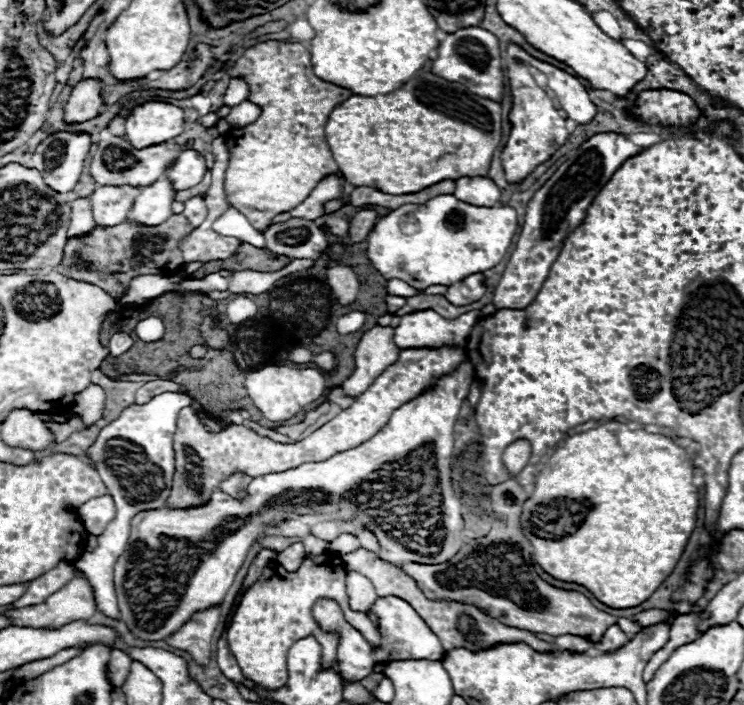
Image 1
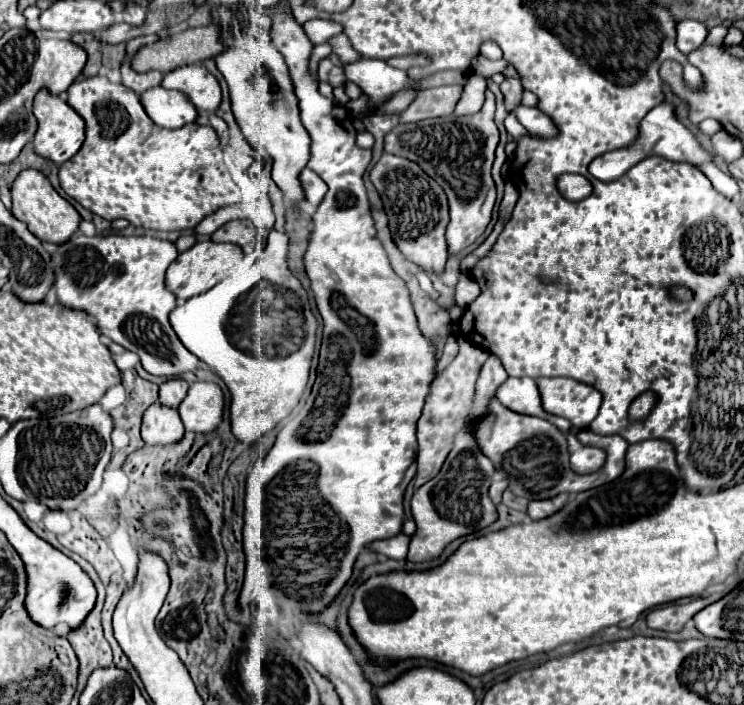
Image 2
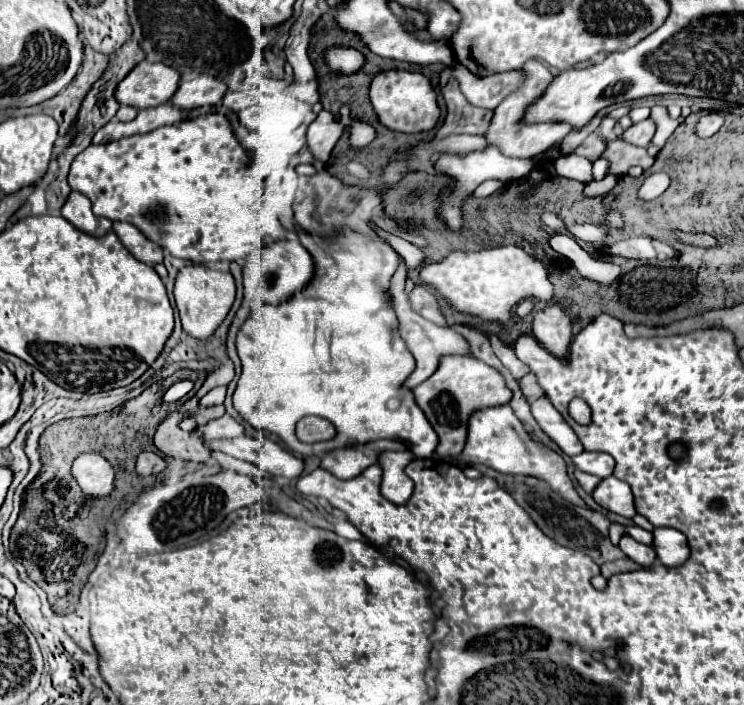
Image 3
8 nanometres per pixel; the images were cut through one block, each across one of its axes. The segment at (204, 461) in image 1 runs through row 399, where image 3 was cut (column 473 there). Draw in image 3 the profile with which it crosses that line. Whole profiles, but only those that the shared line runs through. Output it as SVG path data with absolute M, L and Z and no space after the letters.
M444 356L438 370L424 384L414 388L414 396L440 438L436 452L440 456L456 456L464 448L470 414L482 408L510 404L514 394L508 390L502 374L482 360L474 356Z

